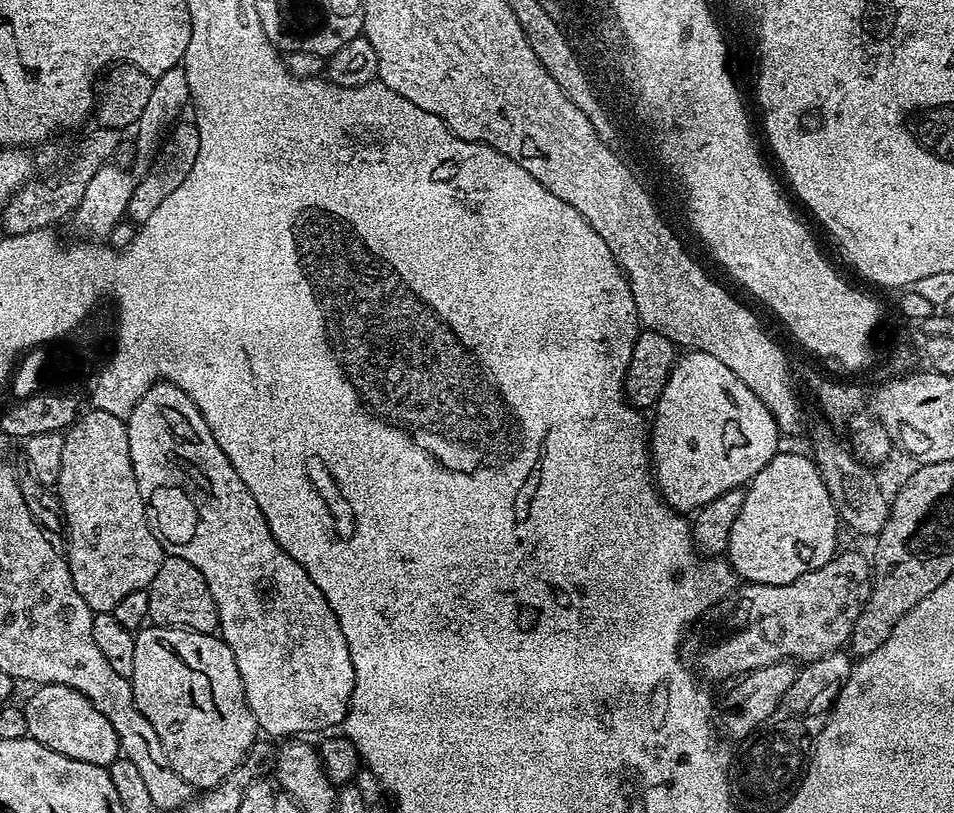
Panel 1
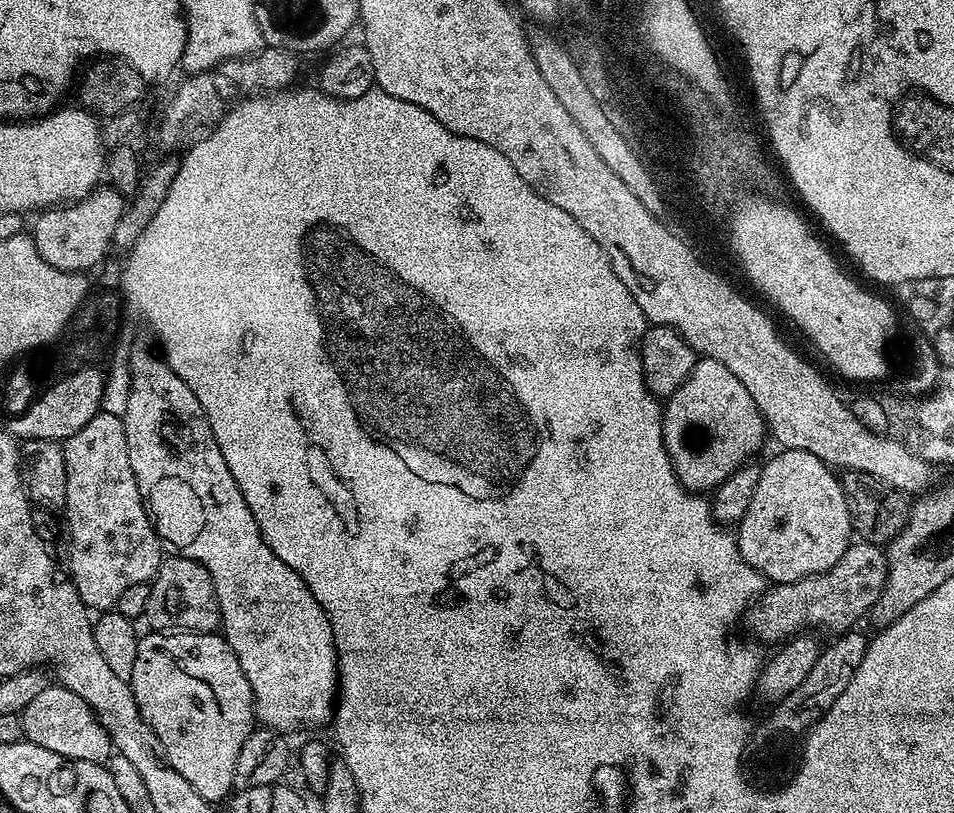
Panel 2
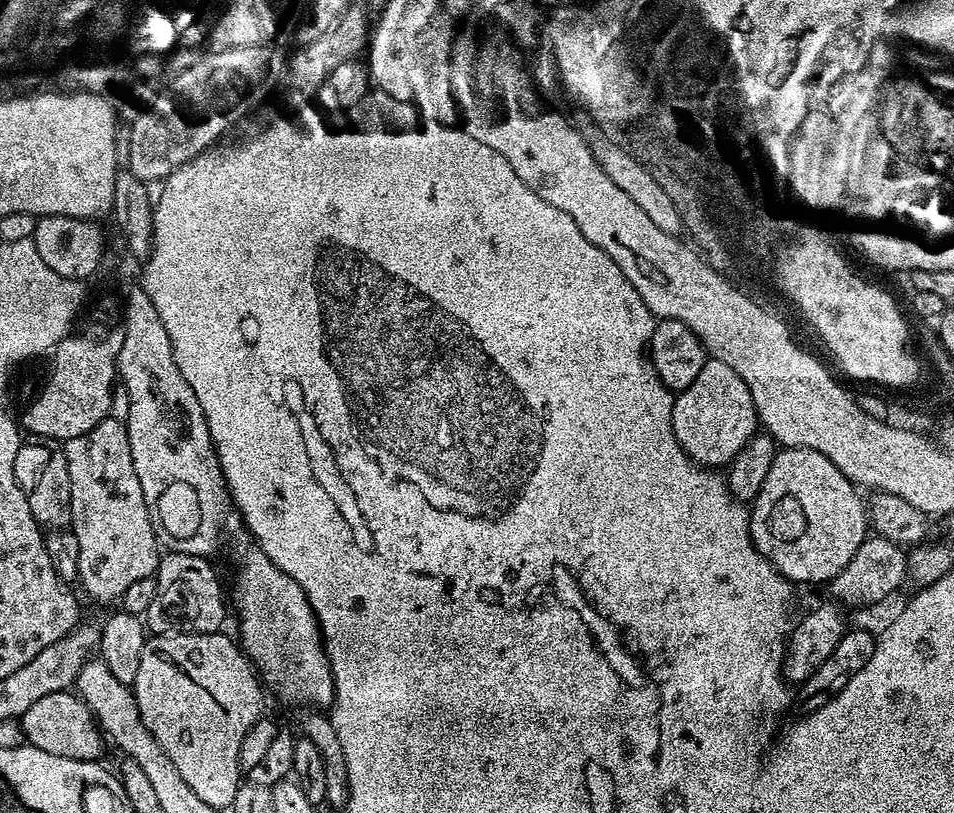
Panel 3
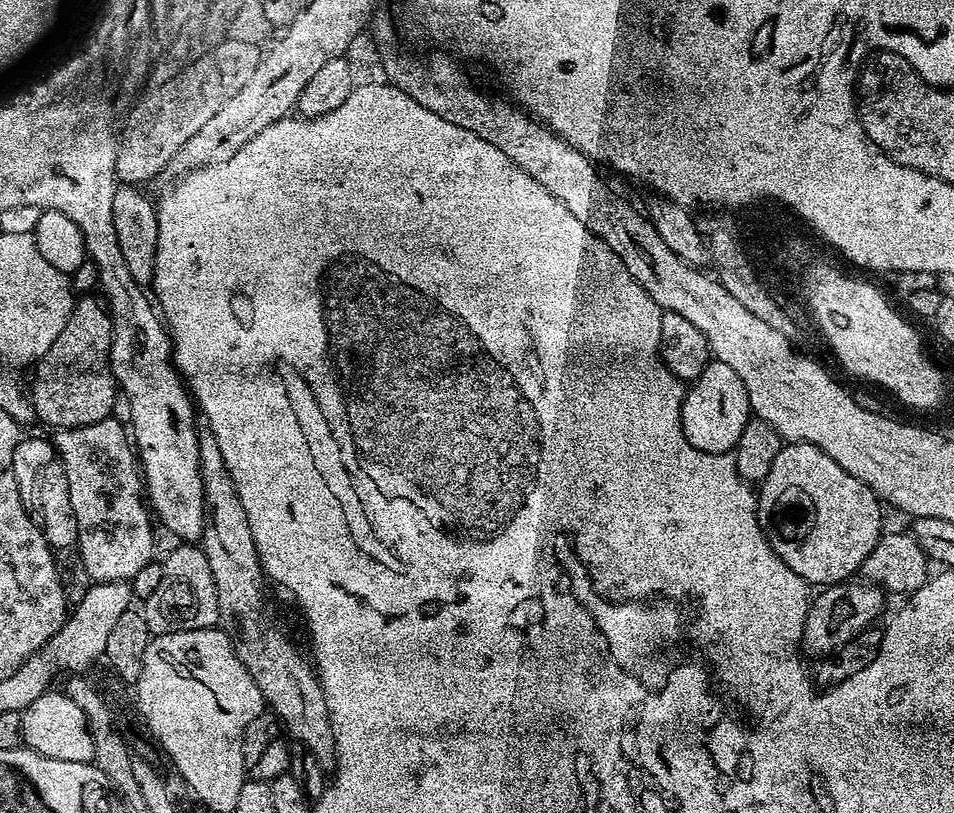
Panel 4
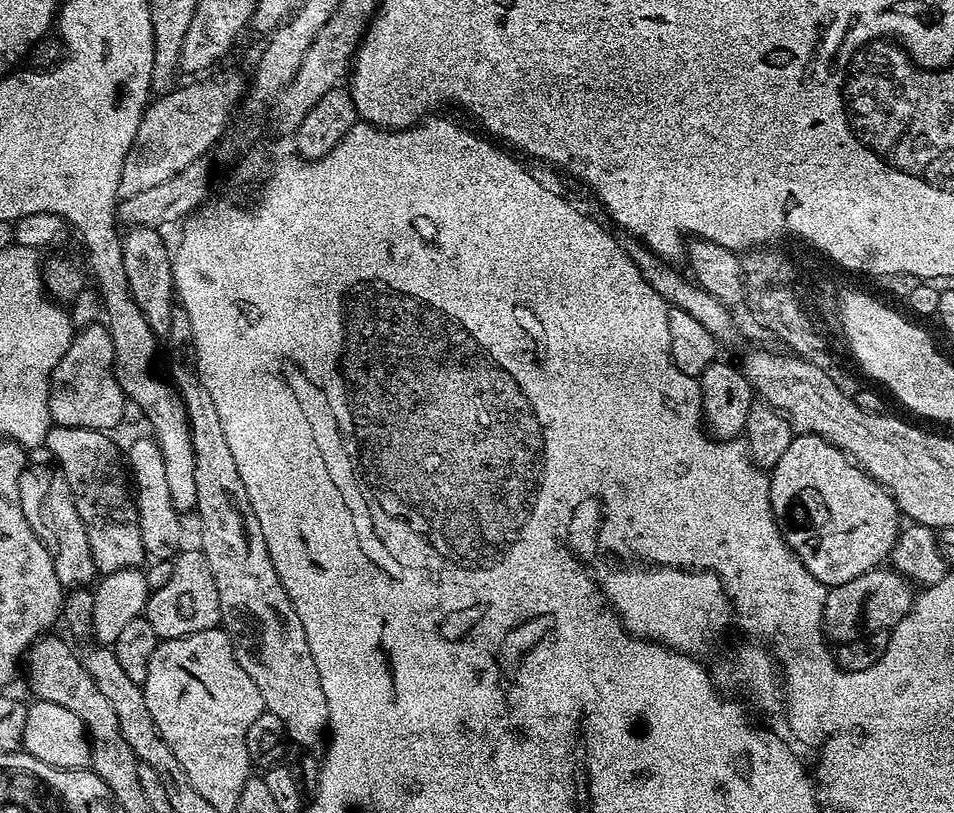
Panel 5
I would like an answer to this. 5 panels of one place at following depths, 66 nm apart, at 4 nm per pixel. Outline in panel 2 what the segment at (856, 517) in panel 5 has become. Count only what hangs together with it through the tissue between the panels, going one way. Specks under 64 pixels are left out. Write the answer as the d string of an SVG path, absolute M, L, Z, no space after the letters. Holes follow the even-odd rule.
M786 448L777 453L773 460L763 461L758 490L754 490L754 498L734 535L742 558L758 570L765 581L789 584L830 570L830 566L837 564L846 554L849 544L853 543L854 529L852 510L848 506L844 487L840 485L840 476L829 465L823 464L806 450Z

